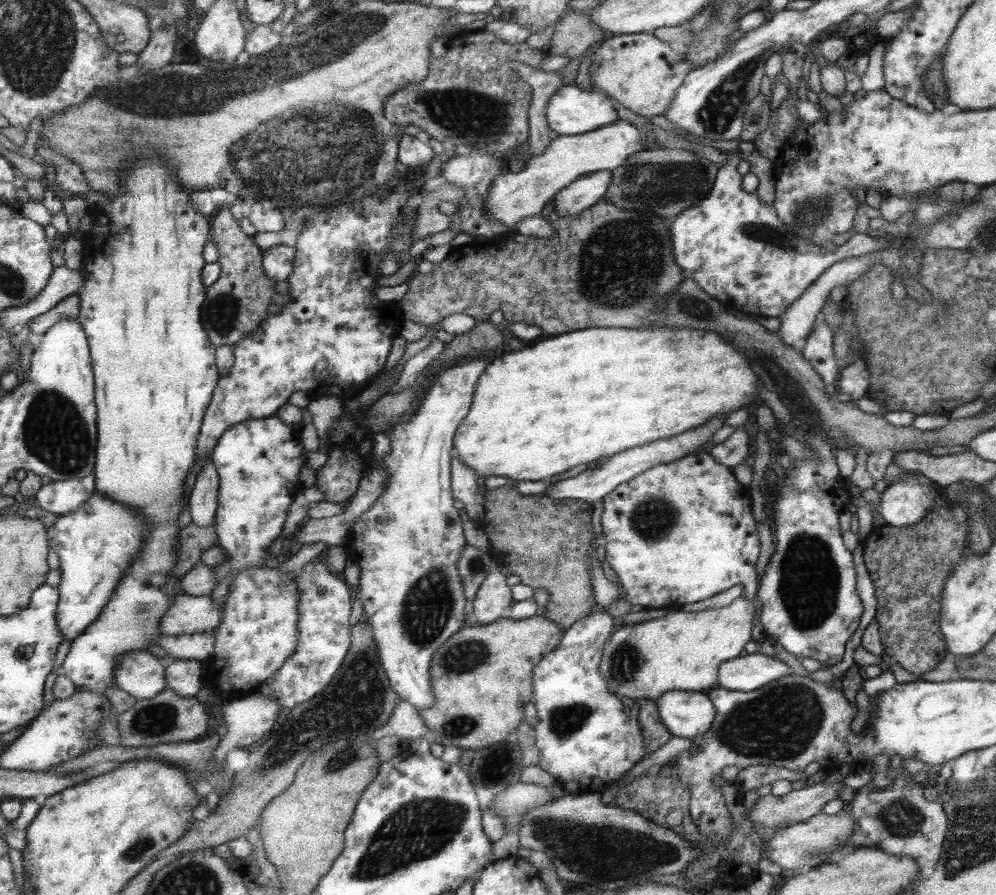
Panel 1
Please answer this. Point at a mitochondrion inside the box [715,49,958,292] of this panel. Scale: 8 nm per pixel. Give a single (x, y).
(757, 231)

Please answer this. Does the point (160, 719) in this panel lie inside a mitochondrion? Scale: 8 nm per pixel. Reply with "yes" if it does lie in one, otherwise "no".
yes

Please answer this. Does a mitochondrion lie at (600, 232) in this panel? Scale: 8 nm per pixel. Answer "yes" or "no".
yes

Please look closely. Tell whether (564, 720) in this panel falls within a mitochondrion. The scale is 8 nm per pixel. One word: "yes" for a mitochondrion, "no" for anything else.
yes

